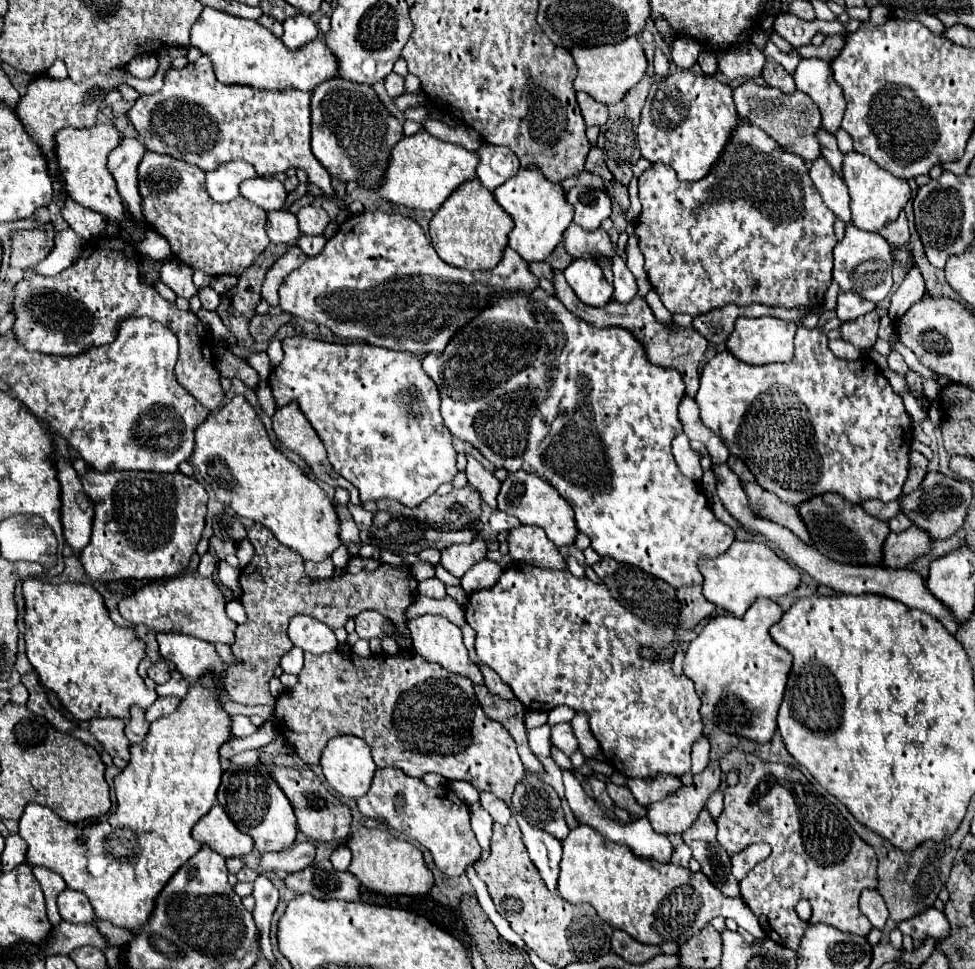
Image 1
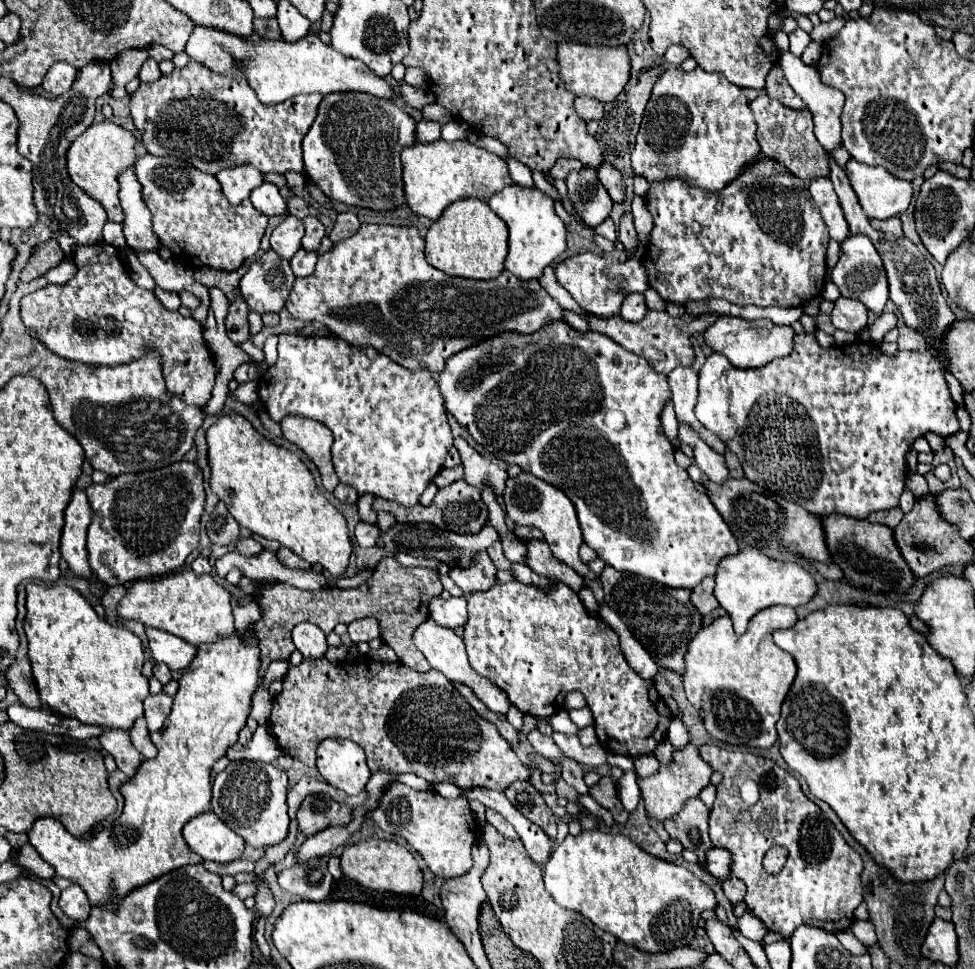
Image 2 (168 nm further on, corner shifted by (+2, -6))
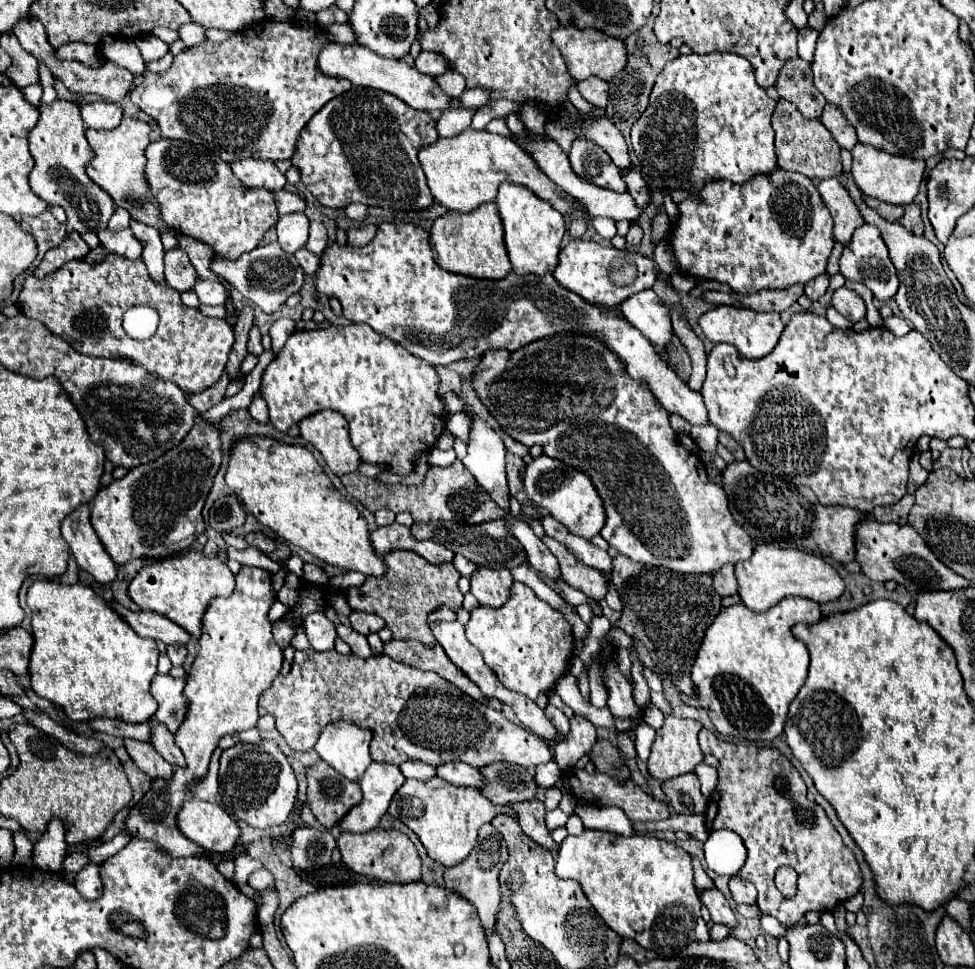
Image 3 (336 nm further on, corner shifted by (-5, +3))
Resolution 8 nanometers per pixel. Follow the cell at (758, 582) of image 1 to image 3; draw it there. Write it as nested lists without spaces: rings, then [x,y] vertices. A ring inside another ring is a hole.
[[[757,545],[749,561],[735,563],[735,575],[739,583],[741,603],[755,613],[767,611],[769,607],[777,605],[783,597],[789,595],[813,599],[817,603],[827,603],[837,599],[845,589],[839,573],[821,557],[815,557],[799,549],[779,549],[771,545]]]

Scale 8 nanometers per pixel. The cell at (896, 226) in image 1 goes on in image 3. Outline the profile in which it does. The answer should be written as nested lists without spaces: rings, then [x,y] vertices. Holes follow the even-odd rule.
[[[865,197],[865,203],[875,209],[883,219],[887,221],[899,221],[899,217],[903,217],[903,207],[899,205],[889,205],[889,203],[883,203],[883,201],[877,201],[877,199],[871,199],[871,197]]]

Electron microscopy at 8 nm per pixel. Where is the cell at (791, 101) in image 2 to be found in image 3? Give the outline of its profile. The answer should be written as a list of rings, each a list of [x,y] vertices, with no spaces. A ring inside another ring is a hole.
[[[793,57],[787,61],[787,65],[783,65],[775,81],[775,89],[783,99],[791,101],[803,113],[803,117],[819,119],[827,103],[813,85],[811,65],[801,57]]]

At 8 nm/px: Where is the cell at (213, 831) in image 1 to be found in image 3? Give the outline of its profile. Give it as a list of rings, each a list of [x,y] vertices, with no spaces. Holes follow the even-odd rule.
[[[203,799],[185,801],[177,815],[177,825],[185,837],[215,853],[231,853],[241,835],[229,813]]]

